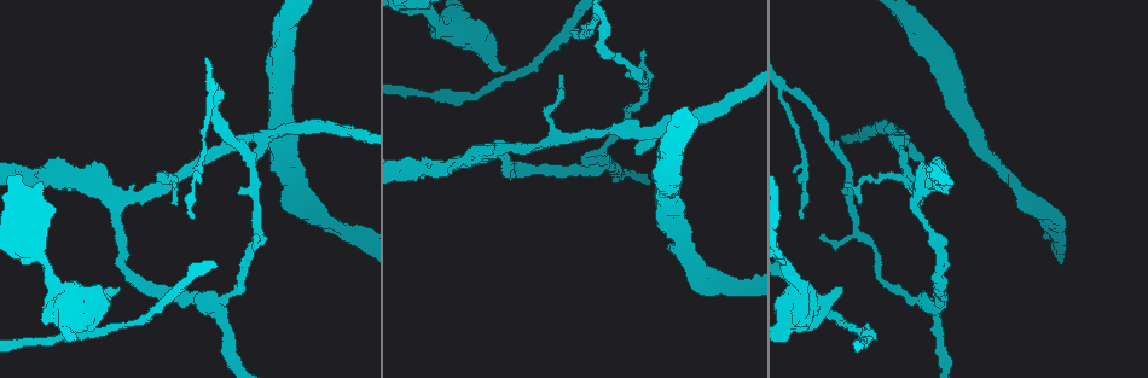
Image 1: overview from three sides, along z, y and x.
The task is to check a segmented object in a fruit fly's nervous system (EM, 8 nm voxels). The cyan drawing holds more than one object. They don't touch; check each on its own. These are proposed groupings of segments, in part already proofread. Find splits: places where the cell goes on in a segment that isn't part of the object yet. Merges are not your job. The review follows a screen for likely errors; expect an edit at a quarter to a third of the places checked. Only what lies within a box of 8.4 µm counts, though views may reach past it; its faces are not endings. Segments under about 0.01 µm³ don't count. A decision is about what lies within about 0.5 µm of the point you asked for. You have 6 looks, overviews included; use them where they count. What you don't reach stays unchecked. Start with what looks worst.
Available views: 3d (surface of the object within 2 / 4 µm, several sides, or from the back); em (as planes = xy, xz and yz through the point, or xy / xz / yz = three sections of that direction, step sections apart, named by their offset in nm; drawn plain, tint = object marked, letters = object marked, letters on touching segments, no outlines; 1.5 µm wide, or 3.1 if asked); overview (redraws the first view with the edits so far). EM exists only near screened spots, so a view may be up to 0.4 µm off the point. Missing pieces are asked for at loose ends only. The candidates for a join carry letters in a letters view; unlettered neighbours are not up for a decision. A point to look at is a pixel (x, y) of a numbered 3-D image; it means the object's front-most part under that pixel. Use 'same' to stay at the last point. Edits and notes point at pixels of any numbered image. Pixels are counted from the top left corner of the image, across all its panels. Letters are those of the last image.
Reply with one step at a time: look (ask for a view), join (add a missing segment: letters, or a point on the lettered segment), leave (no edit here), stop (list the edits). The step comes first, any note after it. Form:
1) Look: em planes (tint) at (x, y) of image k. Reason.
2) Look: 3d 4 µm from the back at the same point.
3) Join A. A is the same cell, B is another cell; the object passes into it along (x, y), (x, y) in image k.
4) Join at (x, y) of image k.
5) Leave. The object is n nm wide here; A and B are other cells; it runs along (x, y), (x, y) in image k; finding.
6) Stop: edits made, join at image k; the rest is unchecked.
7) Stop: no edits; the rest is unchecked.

Look: em yz step 4 (tint) at (839, 288) of image 1. Thick end.

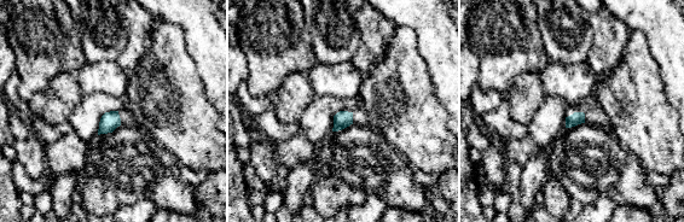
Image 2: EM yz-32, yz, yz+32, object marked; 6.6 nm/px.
Look: em xy step 8 (letters) at the same point. Cut it another way.

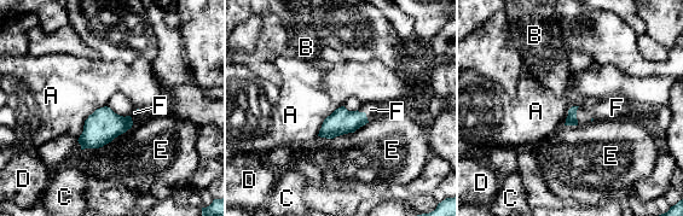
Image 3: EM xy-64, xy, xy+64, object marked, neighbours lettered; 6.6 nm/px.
Join F. F is the same cell, A, B, C, D and E are other cells; the object passes into it along (341, 121), (365, 114), (370, 109) in image 3; it goes on there.

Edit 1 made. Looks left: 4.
Look: em planes (letters) at (256, 236) of image 1. Tapers out.

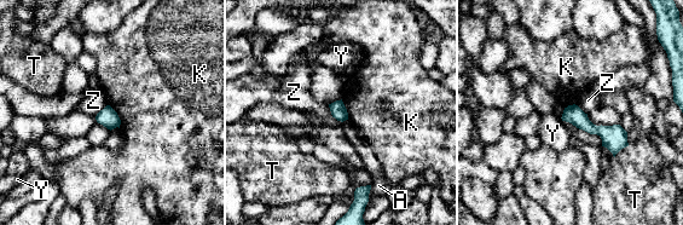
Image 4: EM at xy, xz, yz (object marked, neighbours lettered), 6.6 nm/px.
Leave. A, K, T, Y and Z are other cells; it runs along (567, 110), (589, 127), (624, 143) in image 4; no lettered segment goes on from it.

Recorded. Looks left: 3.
Look: 3d 2 µm from the back at (174, 202) of image 1. Branch stops here.

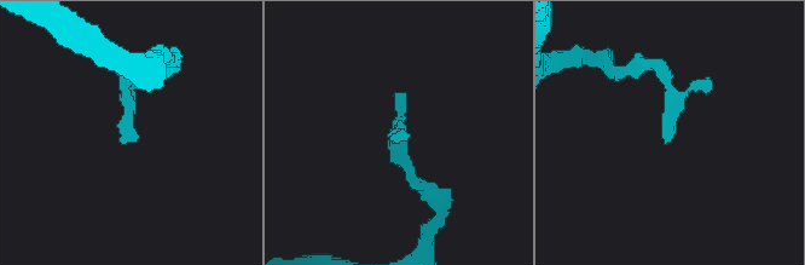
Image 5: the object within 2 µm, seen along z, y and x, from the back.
Look: em planes (tint) at (132, 140) of image 5.

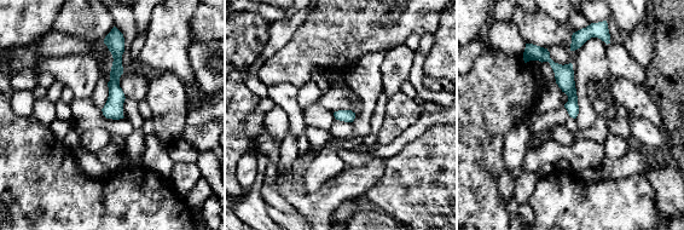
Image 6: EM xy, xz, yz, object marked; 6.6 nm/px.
Look: em planes (letters) at the same point. What lies round it.

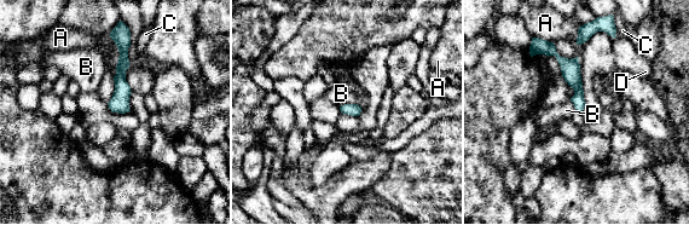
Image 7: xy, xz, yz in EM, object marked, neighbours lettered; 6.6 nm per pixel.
Leave. The longest contact is with A, 130 nm; A, B, C and D are other cells; a border runs along (355, 103), (345, 103), (340, 107) in image 7; none of them fits.

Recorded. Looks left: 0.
Stop: edits made, join at image 3; the rest is unchecked.

